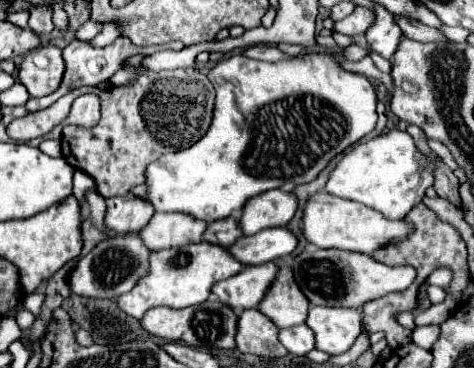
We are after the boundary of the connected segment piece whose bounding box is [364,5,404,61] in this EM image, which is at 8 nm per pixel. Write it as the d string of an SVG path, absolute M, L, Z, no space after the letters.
M376 5L376 13L378 13L376 23L364 35L366 35L366 41L372 52L376 52L390 61L404 35L402 35L402 29L396 25L394 17L384 7Z

